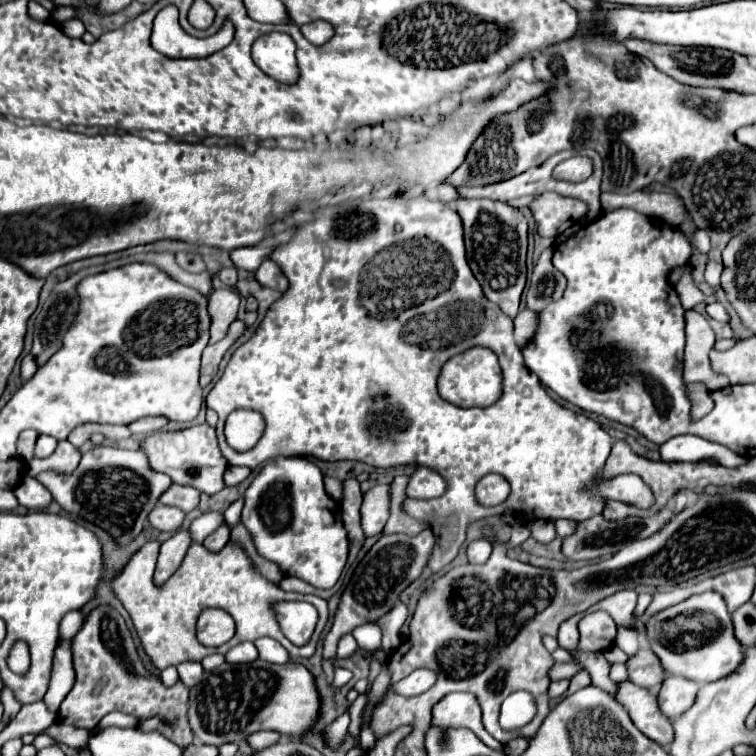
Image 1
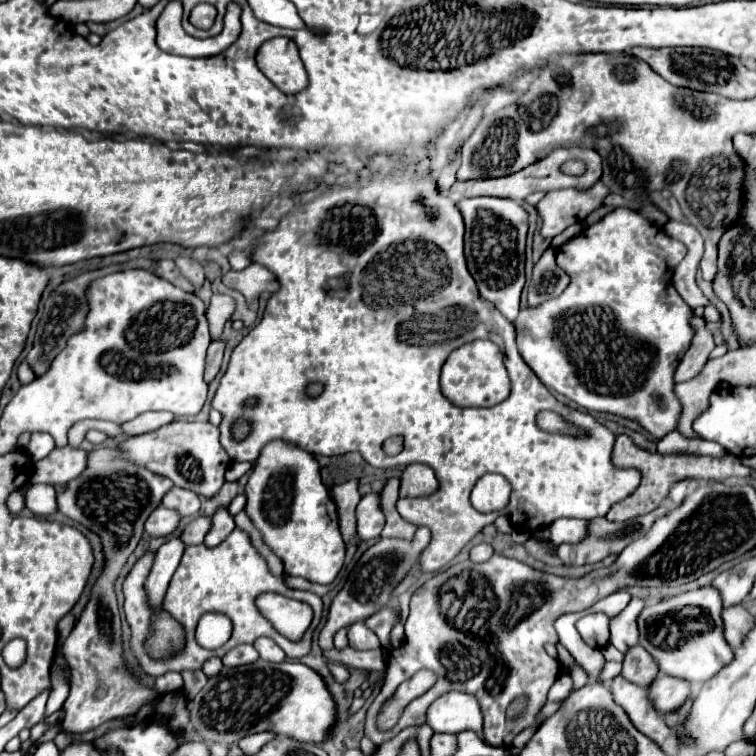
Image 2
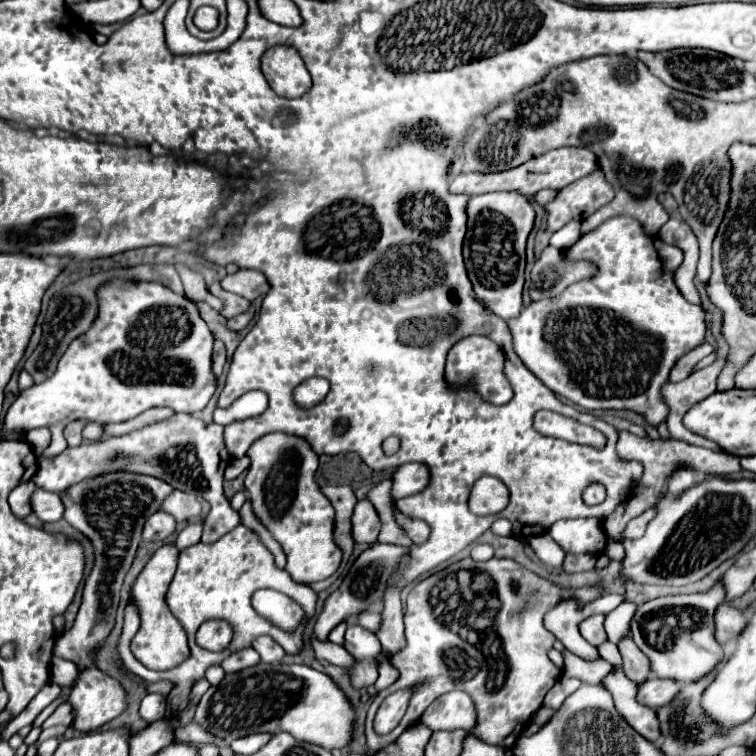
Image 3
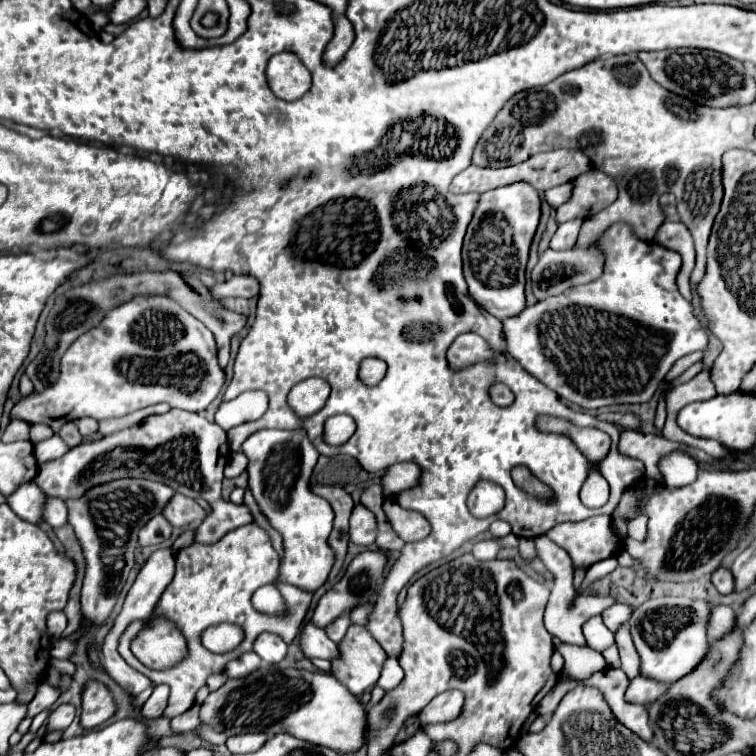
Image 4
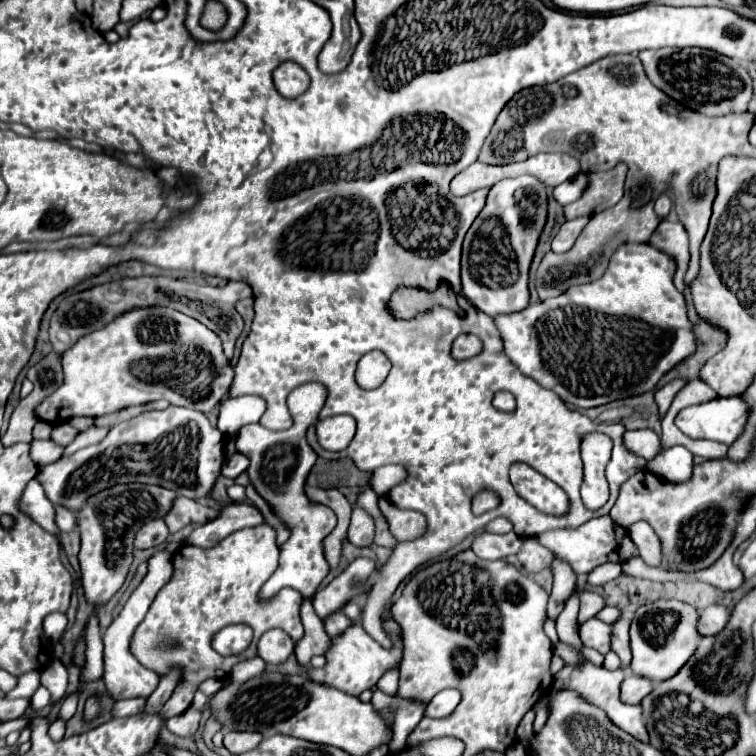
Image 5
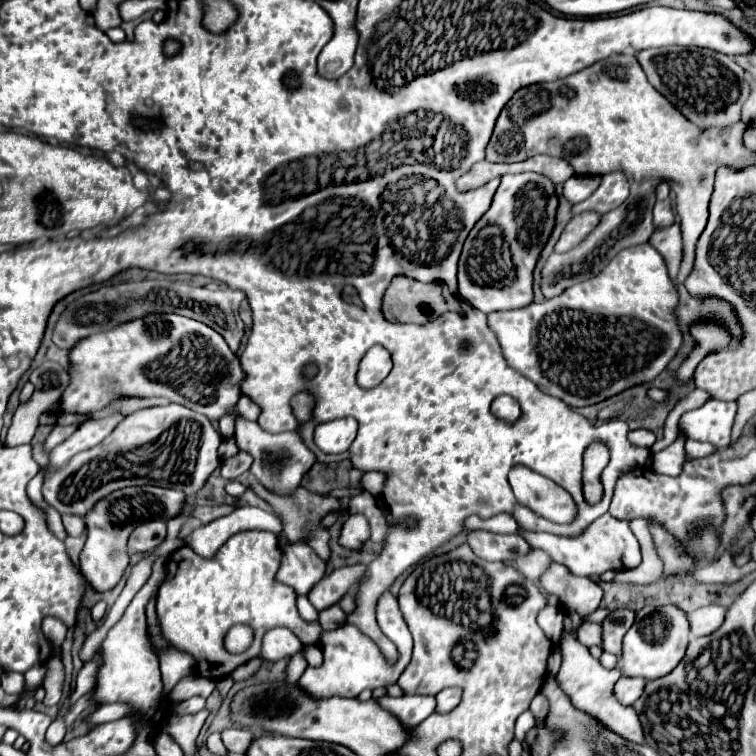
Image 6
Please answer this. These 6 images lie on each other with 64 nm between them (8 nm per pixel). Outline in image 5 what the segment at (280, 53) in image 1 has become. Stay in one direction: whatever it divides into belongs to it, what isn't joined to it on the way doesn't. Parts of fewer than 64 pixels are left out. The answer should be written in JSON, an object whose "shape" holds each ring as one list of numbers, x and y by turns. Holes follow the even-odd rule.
{"shape":[[284,62,274,72,274,84,286,98,296,98,308,88,308,74,294,62]]}

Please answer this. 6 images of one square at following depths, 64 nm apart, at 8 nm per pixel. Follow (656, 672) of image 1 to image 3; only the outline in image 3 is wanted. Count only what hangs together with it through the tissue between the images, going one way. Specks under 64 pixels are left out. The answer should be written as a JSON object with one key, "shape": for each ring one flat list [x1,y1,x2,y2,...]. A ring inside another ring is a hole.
{"shape":[[624,636,618,642,618,648,620,648,622,660,624,660,624,664,622,664,624,674,632,682,636,682,636,684,644,682,648,678,648,674,650,674,650,668,648,668,650,662,648,662,648,658,638,650,638,646,634,644,634,640,630,636]]}

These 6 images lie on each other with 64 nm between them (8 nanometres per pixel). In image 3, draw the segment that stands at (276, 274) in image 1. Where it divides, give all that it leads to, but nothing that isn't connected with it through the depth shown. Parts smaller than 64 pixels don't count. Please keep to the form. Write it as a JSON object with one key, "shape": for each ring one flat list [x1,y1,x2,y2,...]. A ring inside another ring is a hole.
{"shape":[[238,270,236,274,230,274,222,280,222,288,238,296,246,296,248,300,254,300,256,296,262,296,264,292,268,292,268,282,260,272]]}

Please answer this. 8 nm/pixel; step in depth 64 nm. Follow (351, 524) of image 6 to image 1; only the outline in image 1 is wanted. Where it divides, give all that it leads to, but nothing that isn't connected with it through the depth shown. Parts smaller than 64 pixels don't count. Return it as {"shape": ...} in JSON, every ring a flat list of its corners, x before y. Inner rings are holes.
{"shape":[[374,486,364,494,360,508,364,536,378,536,388,520,388,486]]}

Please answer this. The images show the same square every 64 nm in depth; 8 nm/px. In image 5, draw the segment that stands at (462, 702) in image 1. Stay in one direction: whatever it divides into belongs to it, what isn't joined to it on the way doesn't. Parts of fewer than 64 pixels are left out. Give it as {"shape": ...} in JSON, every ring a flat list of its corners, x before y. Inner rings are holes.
{"shape":[[442,690,430,700,424,716,428,716,428,718,444,718,444,716,452,714,458,704,460,704,460,692,458,690]]}

